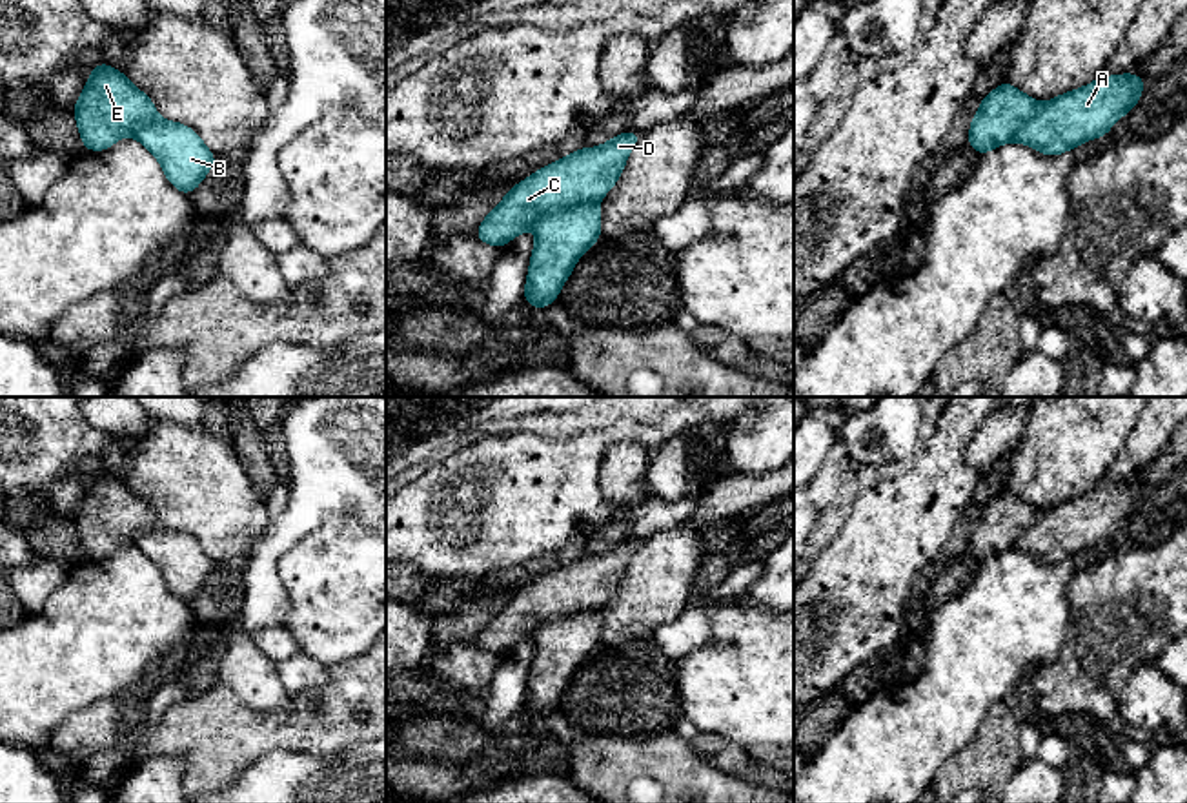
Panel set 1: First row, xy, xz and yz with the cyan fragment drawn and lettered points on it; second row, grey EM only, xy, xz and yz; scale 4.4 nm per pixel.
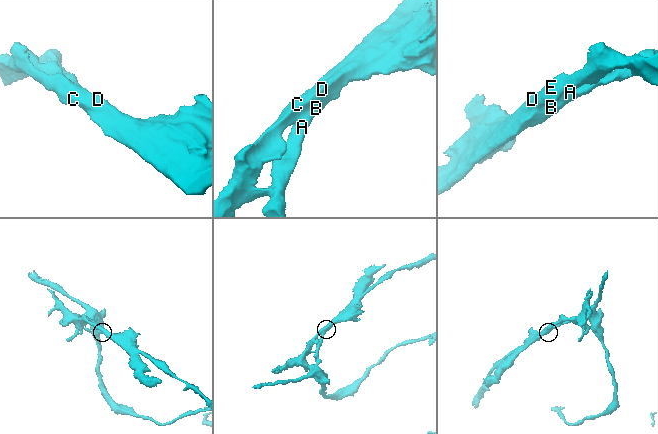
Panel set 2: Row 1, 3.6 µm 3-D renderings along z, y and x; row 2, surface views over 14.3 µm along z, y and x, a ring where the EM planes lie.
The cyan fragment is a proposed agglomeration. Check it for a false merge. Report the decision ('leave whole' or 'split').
split

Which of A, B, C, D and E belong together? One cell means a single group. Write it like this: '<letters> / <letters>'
A B / C D E

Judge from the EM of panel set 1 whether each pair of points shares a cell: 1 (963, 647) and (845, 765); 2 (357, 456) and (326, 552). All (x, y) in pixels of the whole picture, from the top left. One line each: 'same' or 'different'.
1: same
2: different

